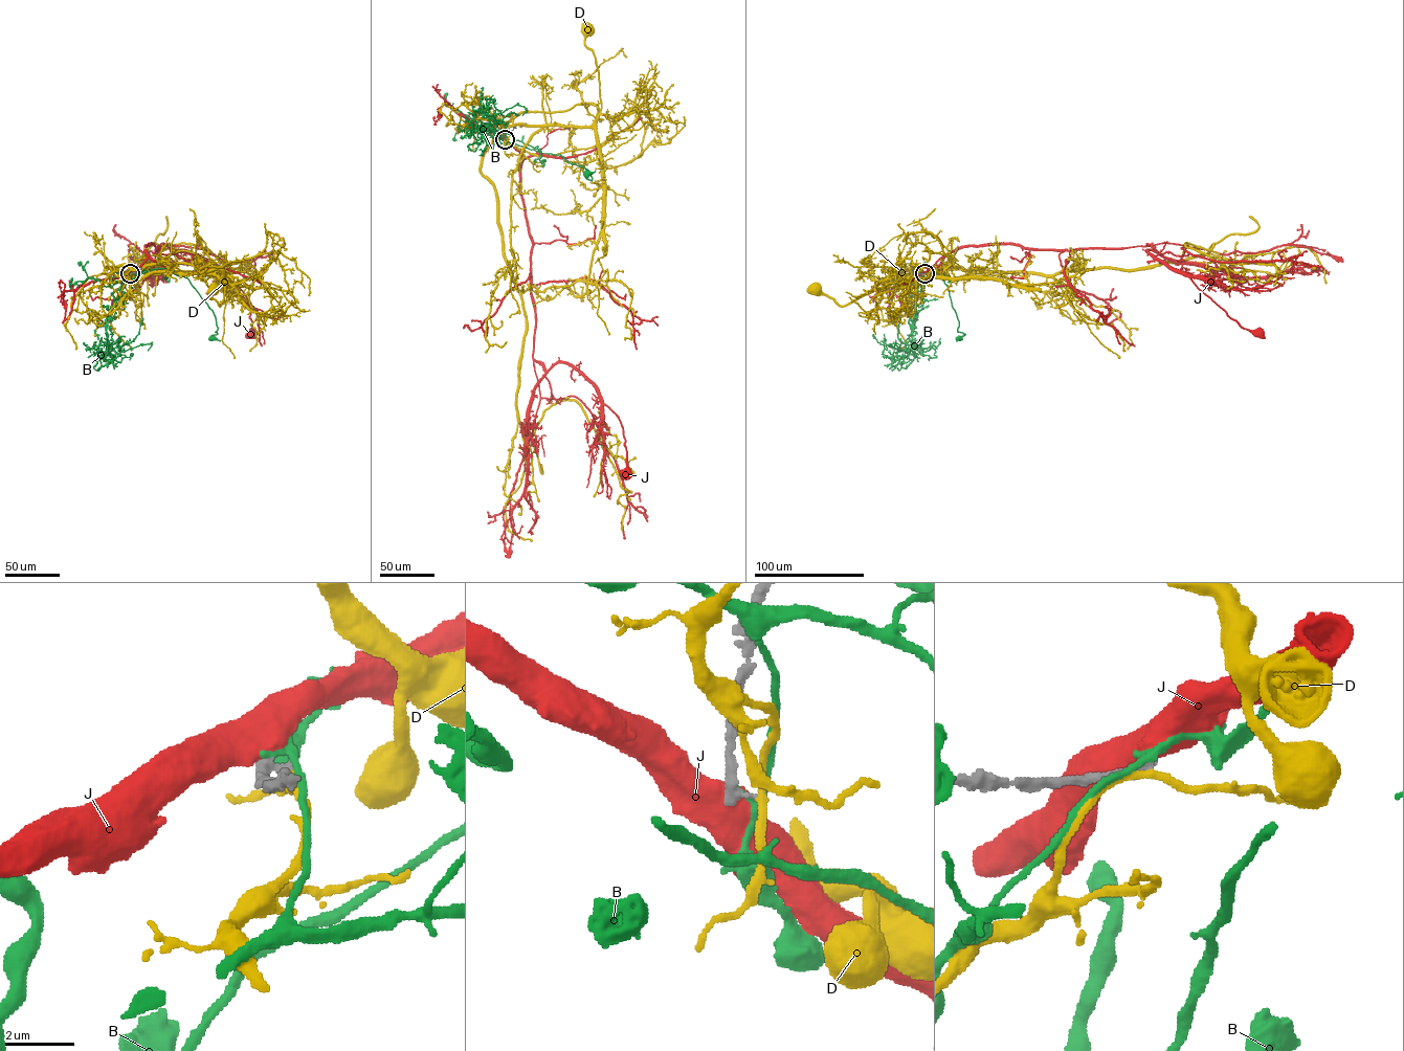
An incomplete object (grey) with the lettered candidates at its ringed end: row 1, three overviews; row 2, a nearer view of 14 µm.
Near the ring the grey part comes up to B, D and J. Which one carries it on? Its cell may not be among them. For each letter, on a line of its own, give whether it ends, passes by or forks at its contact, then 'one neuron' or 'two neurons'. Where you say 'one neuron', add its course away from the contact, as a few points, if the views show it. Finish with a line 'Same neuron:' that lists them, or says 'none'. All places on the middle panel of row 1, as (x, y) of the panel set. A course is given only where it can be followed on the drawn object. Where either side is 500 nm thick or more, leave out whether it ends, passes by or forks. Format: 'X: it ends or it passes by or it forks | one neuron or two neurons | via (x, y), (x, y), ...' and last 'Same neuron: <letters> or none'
B: it passes by | two neurons
D: it passes by | two neurons
J: two neurons
Same neuron: none

